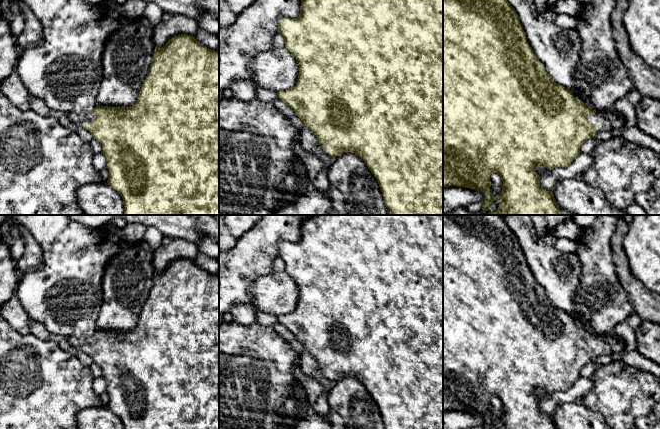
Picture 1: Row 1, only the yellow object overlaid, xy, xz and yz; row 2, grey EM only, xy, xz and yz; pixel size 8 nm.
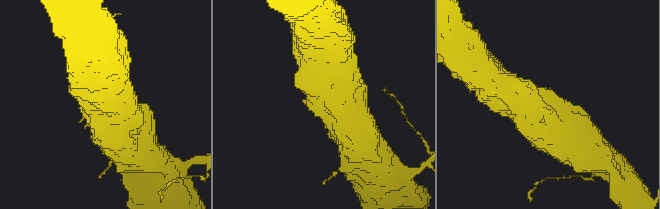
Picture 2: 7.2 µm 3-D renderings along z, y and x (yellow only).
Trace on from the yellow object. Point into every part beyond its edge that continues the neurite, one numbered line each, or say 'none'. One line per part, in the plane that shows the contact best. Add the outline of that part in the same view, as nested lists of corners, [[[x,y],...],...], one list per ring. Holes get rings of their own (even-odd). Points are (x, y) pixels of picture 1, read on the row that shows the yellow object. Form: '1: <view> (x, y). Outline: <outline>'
1: yz (603, 123). Outline: [[[596,112],[595,115],[587,115],[586,118],[596,124],[596,130],[598,133],[605,132],[612,128],[613,122],[611,118],[607,117],[604,113]]]

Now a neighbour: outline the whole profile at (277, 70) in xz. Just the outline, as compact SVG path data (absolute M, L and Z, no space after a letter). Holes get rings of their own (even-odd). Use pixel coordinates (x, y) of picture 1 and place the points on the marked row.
M285 47L272 48L257 54L250 69L255 86L275 92L293 88L299 75L299 65Z

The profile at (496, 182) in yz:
M492 172L490 174L490 183L491 183L490 193L493 196L497 196L501 192L503 187L503 181L501 177L496 172Z

